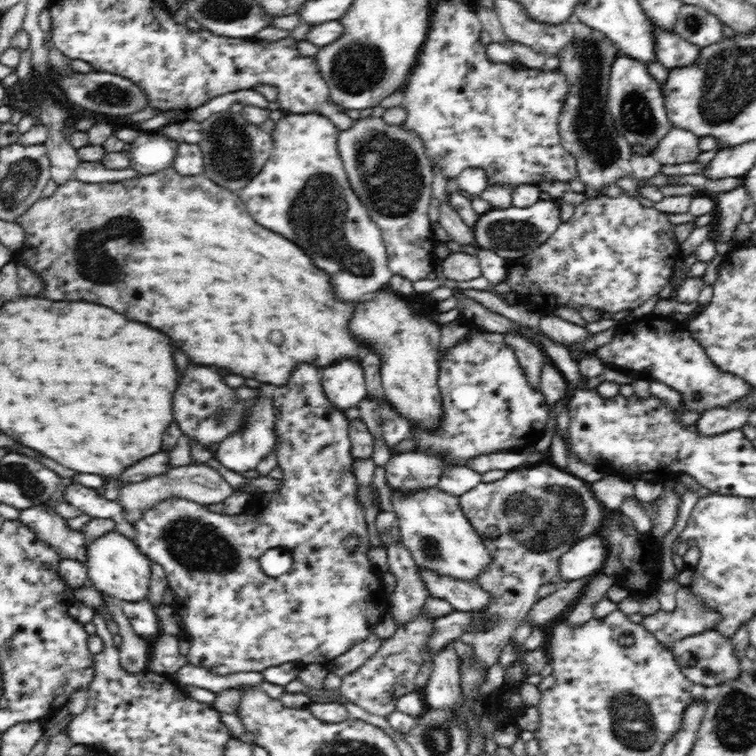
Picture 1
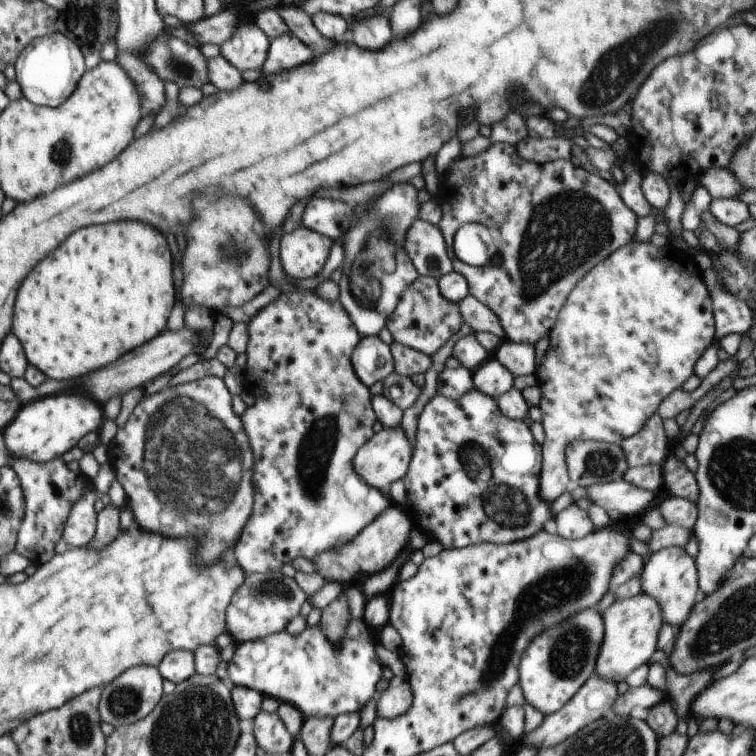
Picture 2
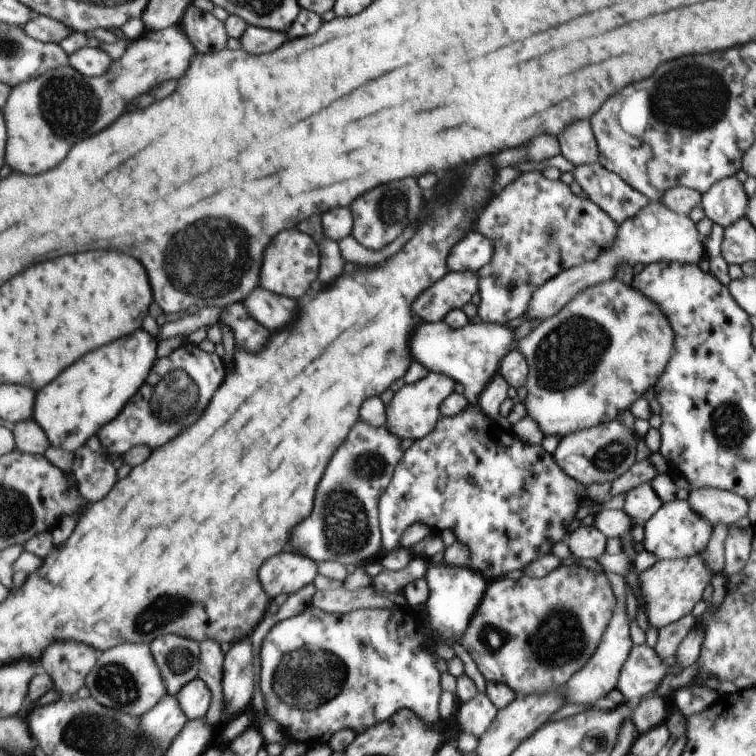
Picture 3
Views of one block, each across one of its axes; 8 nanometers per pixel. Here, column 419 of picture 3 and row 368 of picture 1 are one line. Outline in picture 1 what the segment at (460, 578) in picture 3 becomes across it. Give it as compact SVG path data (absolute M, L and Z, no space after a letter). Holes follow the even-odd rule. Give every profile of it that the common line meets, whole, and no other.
M651 315L624 323L616 328L616 334L605 346L592 352L604 364L620 372L630 372L642 379L662 382L674 388L682 396L682 410L706 412L734 404L738 398L755 393L753 386L743 378L726 375L710 361L705 349L691 336L686 327L671 318Z

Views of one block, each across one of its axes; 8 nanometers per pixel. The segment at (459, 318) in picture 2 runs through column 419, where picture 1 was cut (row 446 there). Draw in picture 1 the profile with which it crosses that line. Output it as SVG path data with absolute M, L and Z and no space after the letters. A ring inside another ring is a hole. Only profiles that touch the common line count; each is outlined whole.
M300 364L292 378L284 386L277 386L272 390L274 414L276 414L276 459L282 469L283 478L278 490L272 491L274 496L272 506L264 511L264 516L252 516L243 512L237 515L226 515L220 509L211 509L210 506L198 504L192 500L182 497L170 497L169 500L157 502L153 507L143 512L143 515L133 524L136 536L135 543L143 554L151 561L164 569L169 588L175 592L174 610L181 618L183 636L190 643L189 652L186 656L186 664L200 665L214 674L224 676L233 672L260 672L268 667L275 667L284 663L300 664L302 666L319 664L324 661L332 661L333 658L344 654L356 643L362 642L373 634L374 625L384 618L388 611L388 598L382 590L379 572L372 567L367 550L370 548L366 521L364 521L364 509L362 503L357 499L357 482L354 476L352 464L355 455L351 452L349 439L350 420L342 410L338 410L327 398L321 383L320 370L310 364ZM356 536L360 541L357 548L349 552L344 543L344 538ZM269 548L282 548L292 553L292 568L289 572L272 578L266 576L260 567L259 558Z

